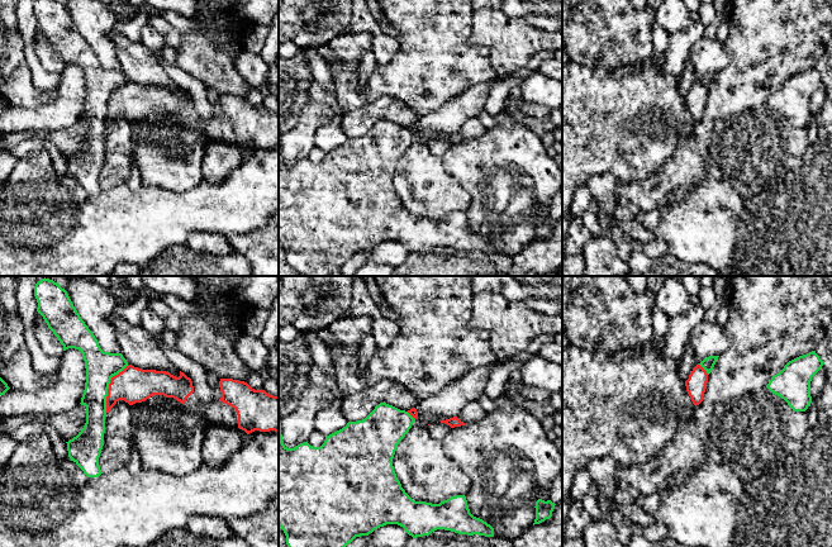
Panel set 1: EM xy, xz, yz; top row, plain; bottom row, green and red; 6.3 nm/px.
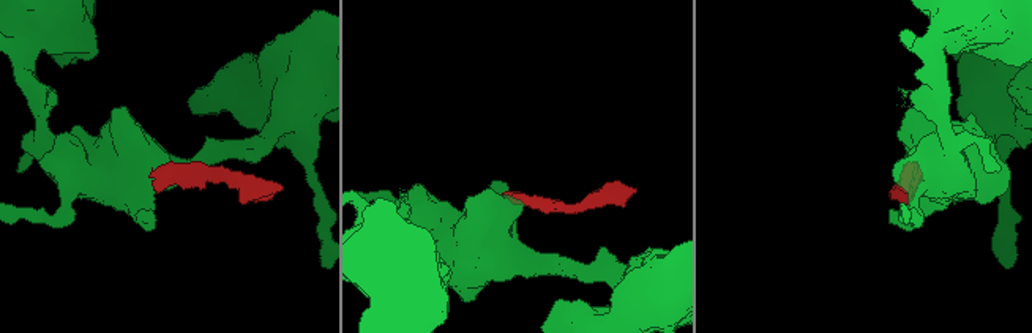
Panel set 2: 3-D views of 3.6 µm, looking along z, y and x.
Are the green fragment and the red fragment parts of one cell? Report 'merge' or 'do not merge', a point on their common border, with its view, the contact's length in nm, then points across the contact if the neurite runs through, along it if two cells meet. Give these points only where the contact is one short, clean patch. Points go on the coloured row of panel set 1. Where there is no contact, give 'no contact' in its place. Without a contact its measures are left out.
do not merge; meets green in xy at (108, 386); contact 340 nm long; border along xy (128, 365), (110, 380), (105, 412)

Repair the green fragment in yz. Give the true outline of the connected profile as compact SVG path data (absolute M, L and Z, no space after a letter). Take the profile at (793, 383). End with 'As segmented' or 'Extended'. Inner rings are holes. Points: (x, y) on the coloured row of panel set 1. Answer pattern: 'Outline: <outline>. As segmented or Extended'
Outline: M816 351L789 361L766 387L784 399L794 412L805 412L812 403L810 381L824 362Z. As segmented

